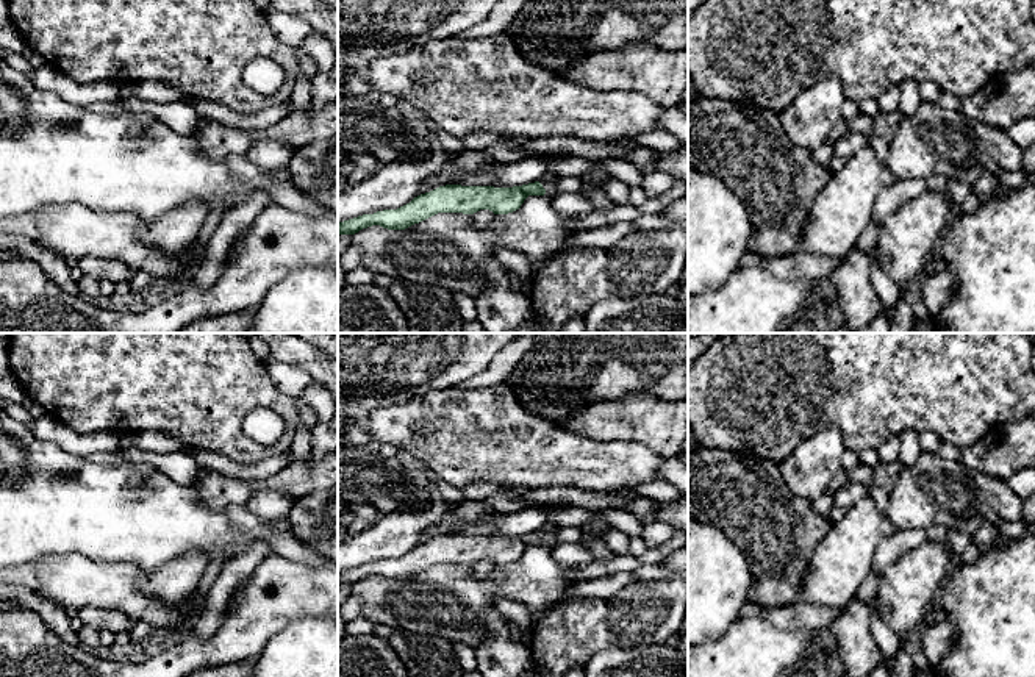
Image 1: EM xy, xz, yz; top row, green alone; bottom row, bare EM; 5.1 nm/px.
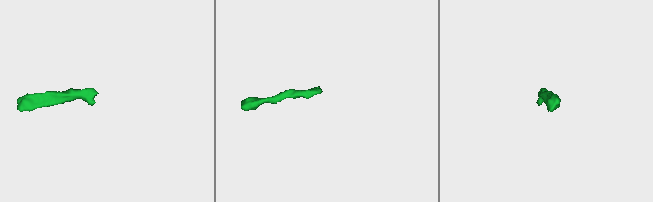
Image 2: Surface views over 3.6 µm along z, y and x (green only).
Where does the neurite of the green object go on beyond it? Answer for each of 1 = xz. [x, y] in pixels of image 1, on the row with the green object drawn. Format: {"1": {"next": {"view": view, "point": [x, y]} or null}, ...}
{"1": {"next": {"view": "xz", "point": [547, 180]}}}

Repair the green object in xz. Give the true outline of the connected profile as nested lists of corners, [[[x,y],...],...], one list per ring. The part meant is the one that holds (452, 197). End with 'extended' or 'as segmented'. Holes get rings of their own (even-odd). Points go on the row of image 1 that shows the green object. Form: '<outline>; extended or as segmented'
[[[547,170],[538,181],[513,188],[439,186],[414,197],[410,203],[397,210],[383,210],[339,222],[338,236],[355,235],[372,225],[388,230],[405,230],[438,213],[474,214],[480,210],[489,210],[494,214],[508,214],[519,210],[528,195],[547,194],[550,199],[555,197],[558,194],[555,186],[557,178],[558,175]]]; extended

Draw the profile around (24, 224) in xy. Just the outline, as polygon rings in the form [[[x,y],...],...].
[[[36,210],[19,216],[0,217],[0,233],[25,236],[36,241],[39,238],[36,227]]]

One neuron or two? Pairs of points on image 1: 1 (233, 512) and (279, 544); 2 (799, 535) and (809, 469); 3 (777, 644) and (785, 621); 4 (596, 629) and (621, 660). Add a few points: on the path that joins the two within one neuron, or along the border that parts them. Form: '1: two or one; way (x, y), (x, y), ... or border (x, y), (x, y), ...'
1: one; way (244, 521), (268, 537)
2: two; border (779, 471), (784, 482), (810, 502)
3: two; border (763, 613), (784, 630), (820, 630)
4: two; border (648, 644), (602, 649), (587, 660)

